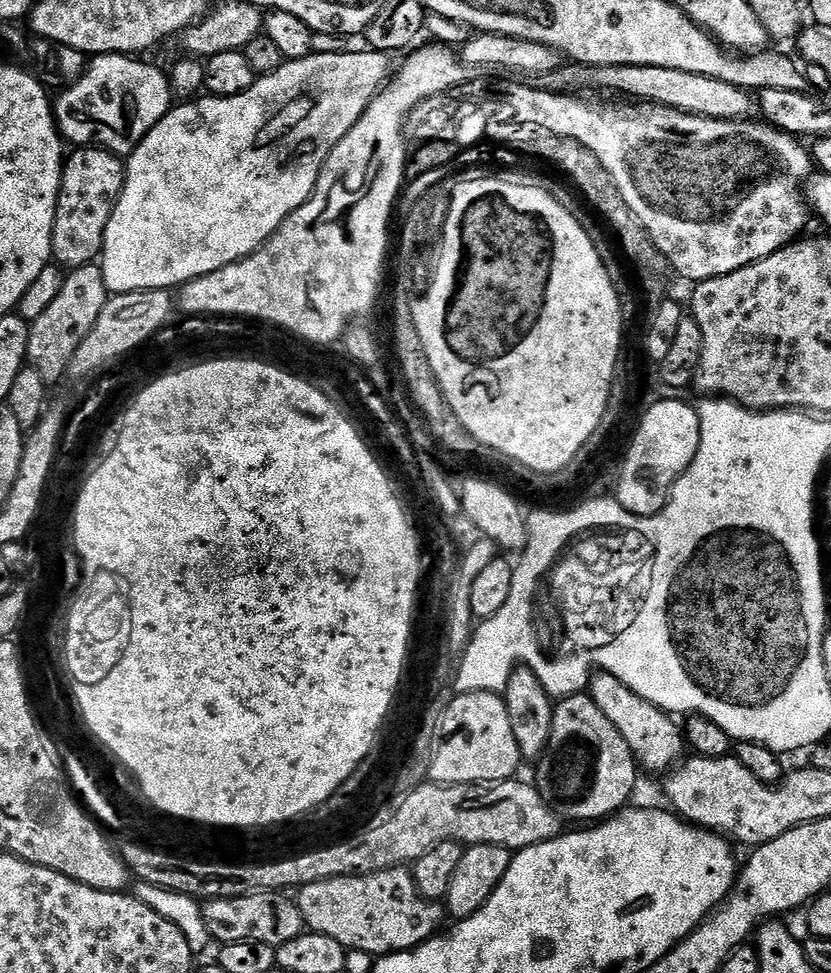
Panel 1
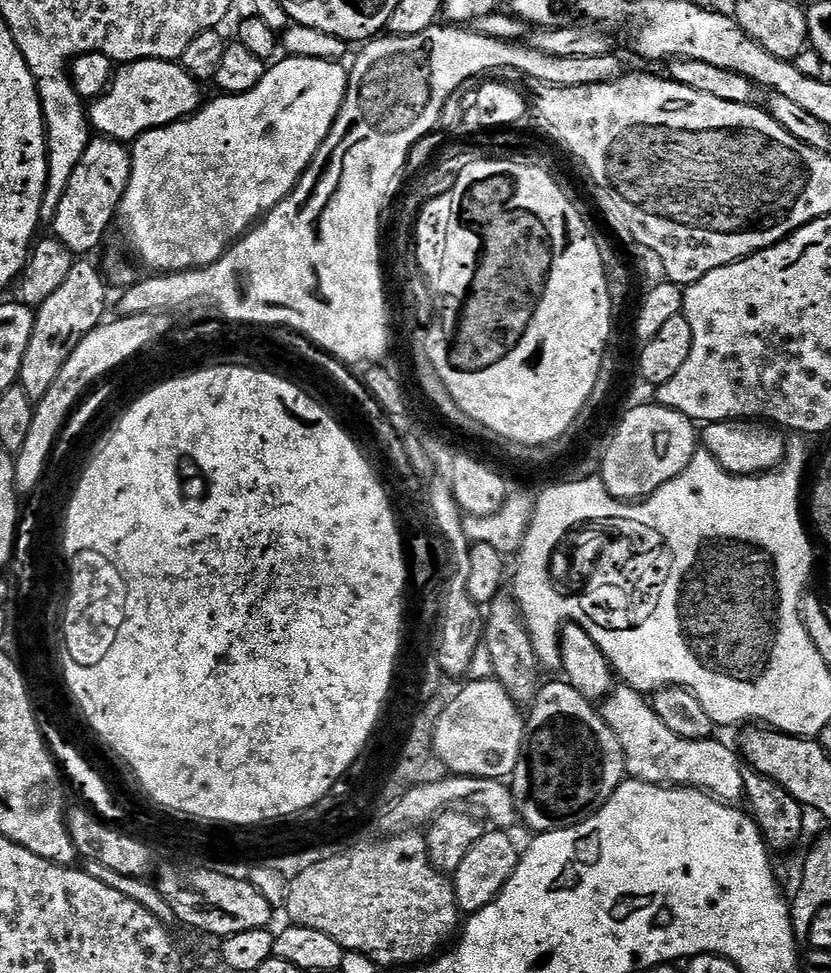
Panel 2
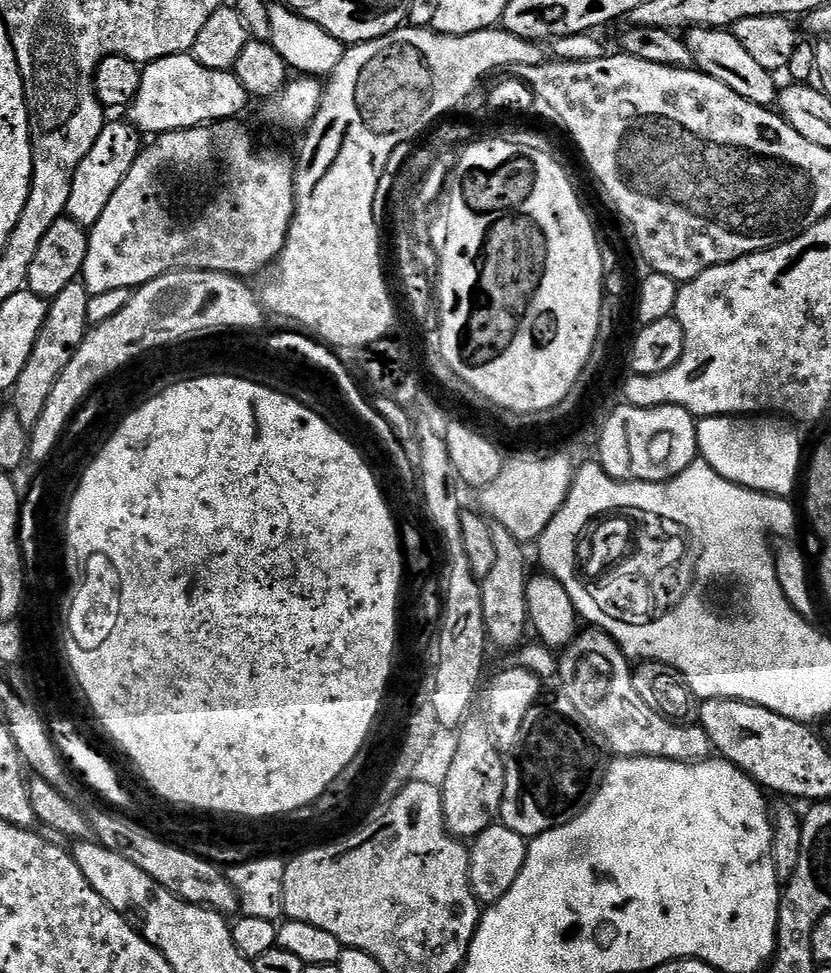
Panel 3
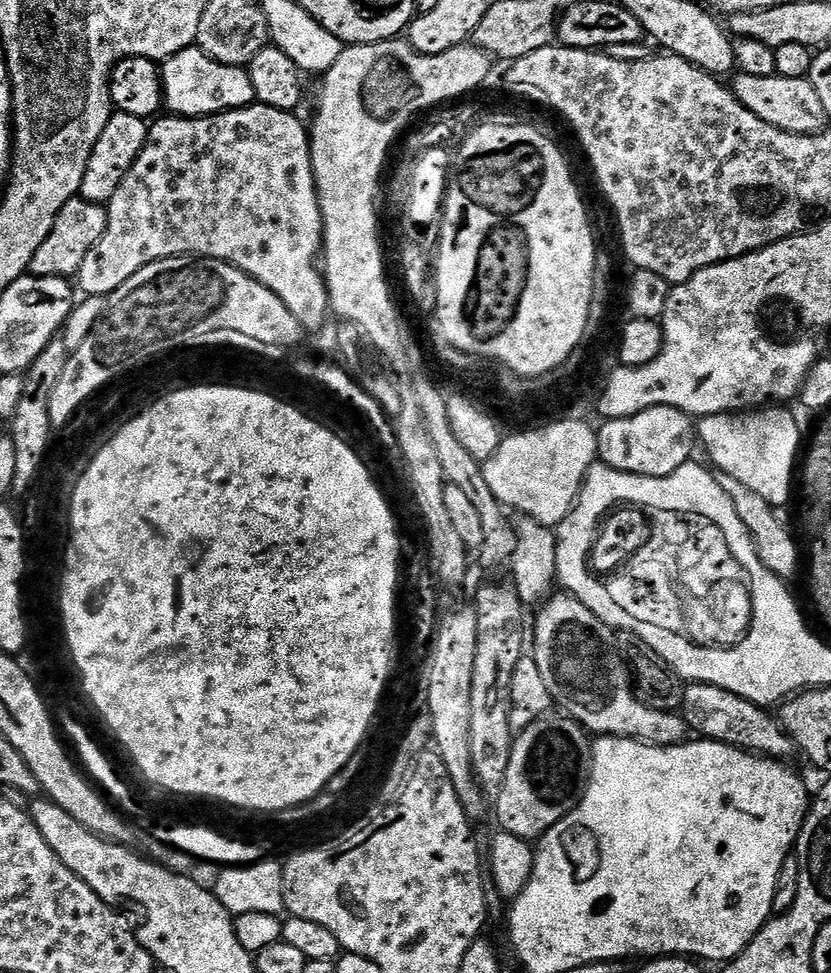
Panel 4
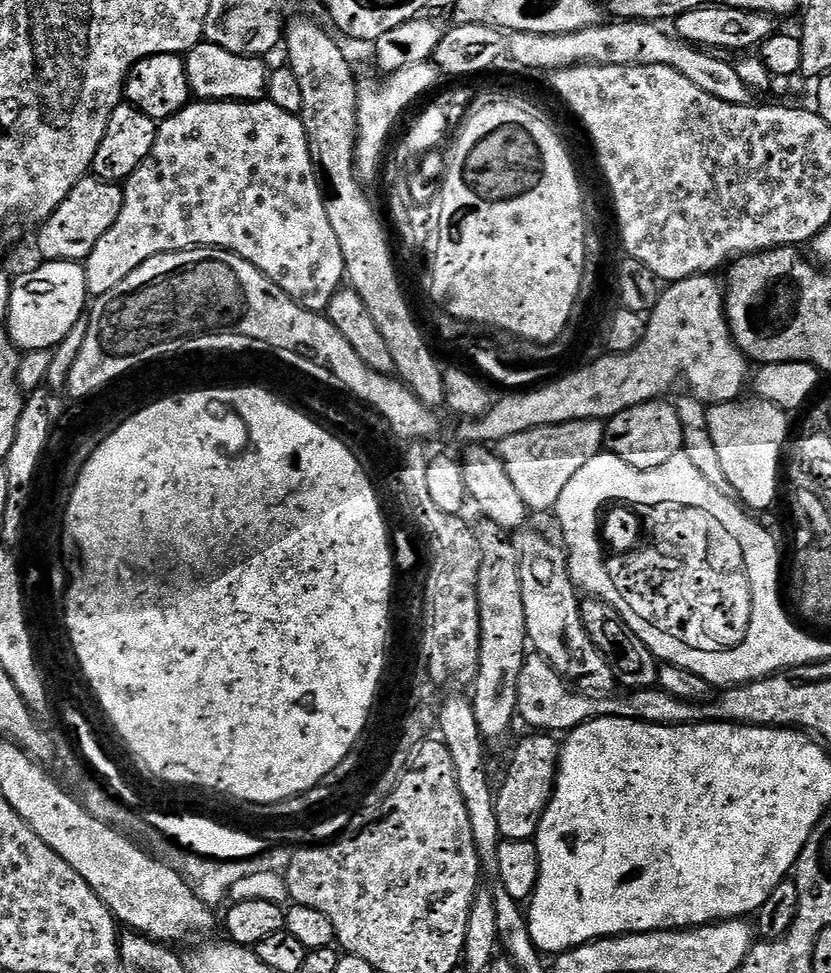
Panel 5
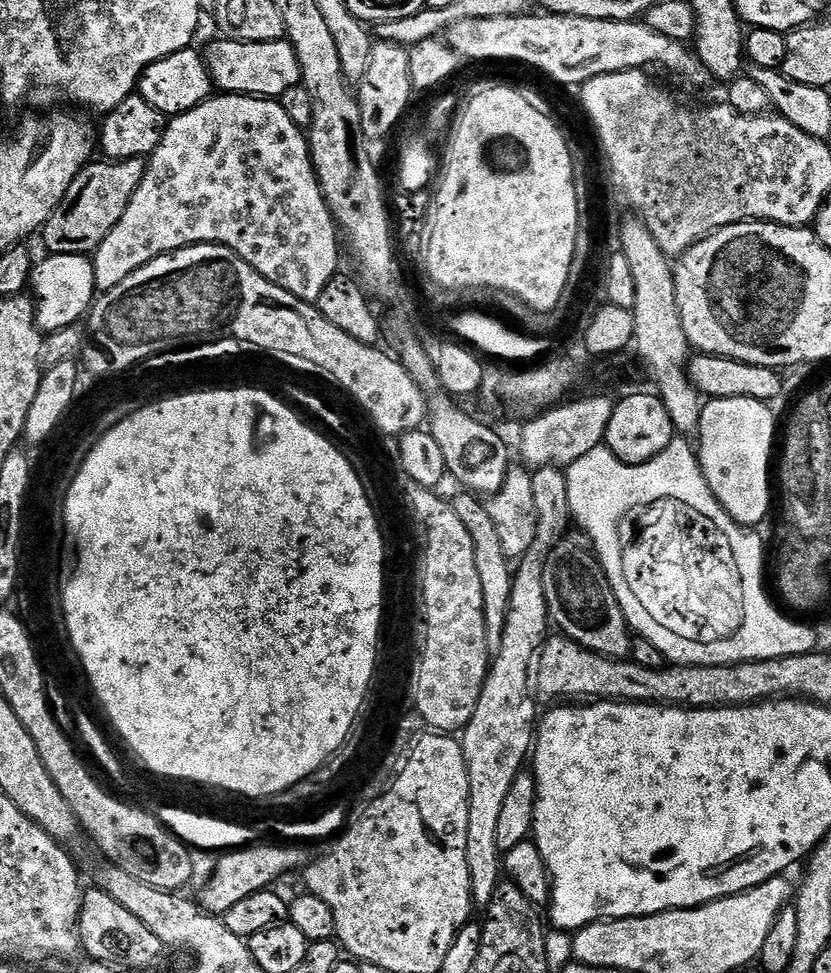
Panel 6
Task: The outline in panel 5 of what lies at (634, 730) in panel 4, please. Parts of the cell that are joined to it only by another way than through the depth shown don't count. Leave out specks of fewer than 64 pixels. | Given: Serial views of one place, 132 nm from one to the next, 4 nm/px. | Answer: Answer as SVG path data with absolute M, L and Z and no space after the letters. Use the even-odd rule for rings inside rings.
M520 530L513 535L512 541L514 546L518 550L518 566L520 567L520 573L522 574L522 603L526 610L526 630L528 631L528 643L534 649L535 655L546 658L552 663L552 669L562 677L562 679L568 681L572 685L573 689L578 692L583 692L589 696L603 696L613 691L612 687L617 687L618 681L616 673L613 672L610 665L608 665L608 659L598 650L598 646L594 646L594 642L590 638L590 634L586 630L586 626L582 620L582 614L580 613L580 601L581 597L576 596L578 593L577 585L572 583L572 575L568 572L568 554L567 551L559 543L551 544L546 537L540 532L528 532L529 530Z

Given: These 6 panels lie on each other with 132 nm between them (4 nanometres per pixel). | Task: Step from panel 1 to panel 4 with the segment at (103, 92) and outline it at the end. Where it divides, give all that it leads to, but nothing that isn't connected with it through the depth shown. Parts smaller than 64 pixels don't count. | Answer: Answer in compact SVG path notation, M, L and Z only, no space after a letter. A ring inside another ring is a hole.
M183 48L162 64L164 103L167 111L182 116L212 116L229 108L246 108L257 103L254 82L250 82L247 67L224 65L208 57L201 48Z

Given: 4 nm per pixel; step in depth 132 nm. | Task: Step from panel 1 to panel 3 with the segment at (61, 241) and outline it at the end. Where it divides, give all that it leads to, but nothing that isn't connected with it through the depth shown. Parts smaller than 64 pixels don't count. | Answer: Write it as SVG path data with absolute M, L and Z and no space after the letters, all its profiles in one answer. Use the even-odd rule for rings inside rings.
M121 118L113 122L105 123L102 134L98 134L98 142L90 146L90 154L78 162L78 170L72 175L70 186L70 202L66 213L67 219L78 222L86 230L92 229L102 218L102 210L114 198L114 190L122 186L126 174L130 174L130 166L140 157L142 147L142 133L127 119Z

